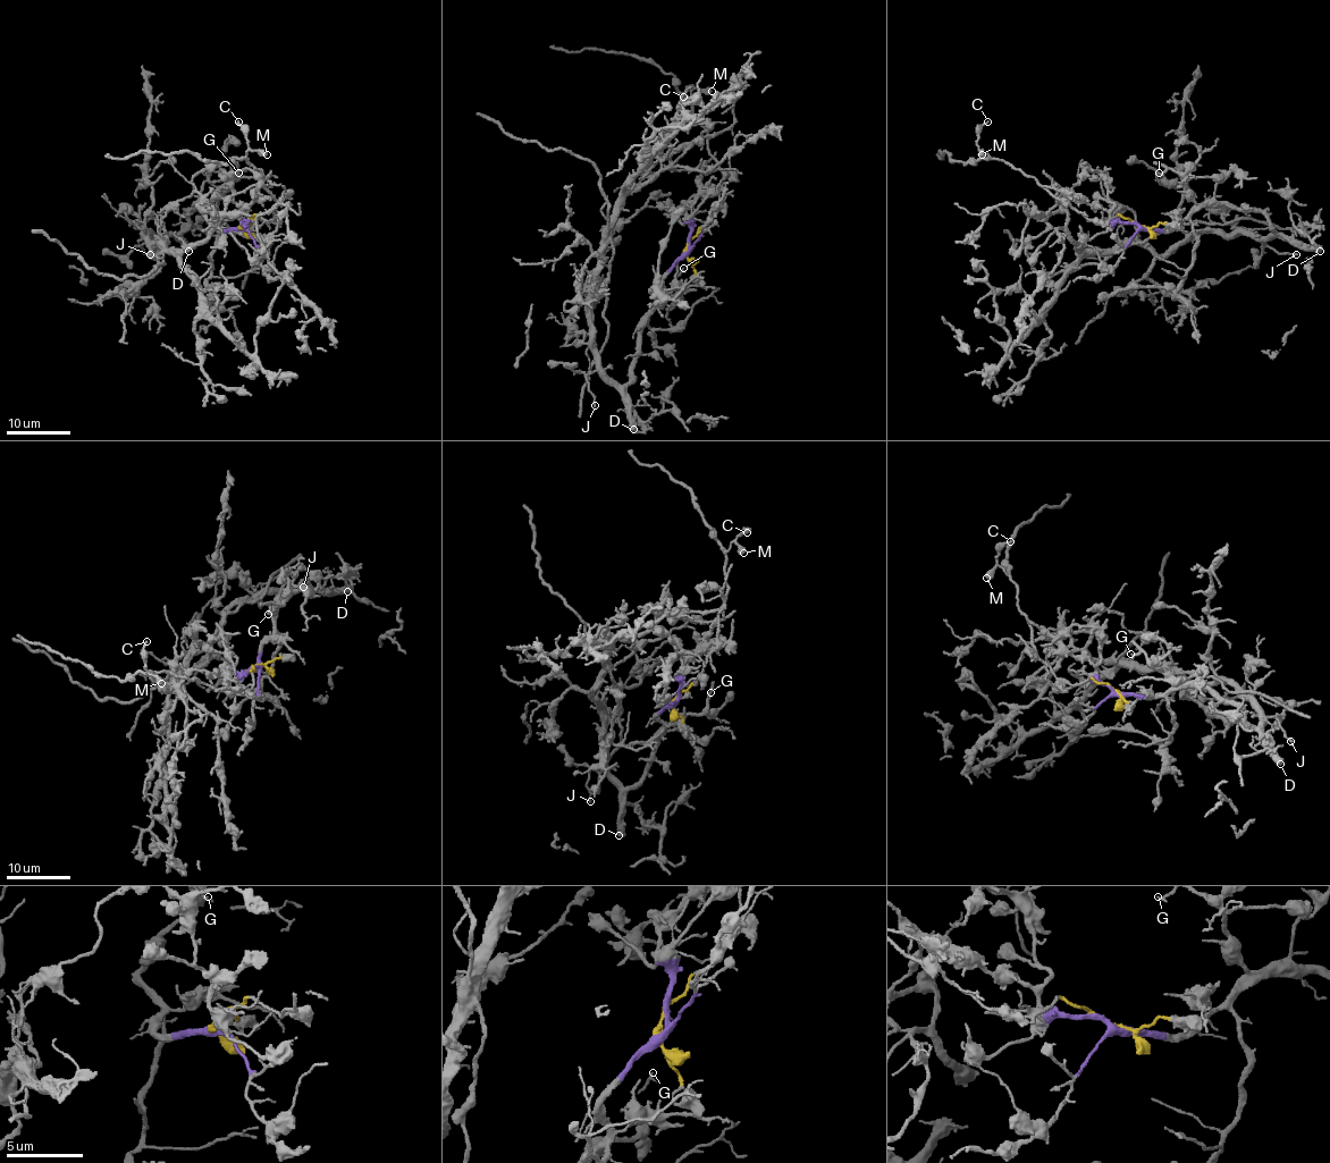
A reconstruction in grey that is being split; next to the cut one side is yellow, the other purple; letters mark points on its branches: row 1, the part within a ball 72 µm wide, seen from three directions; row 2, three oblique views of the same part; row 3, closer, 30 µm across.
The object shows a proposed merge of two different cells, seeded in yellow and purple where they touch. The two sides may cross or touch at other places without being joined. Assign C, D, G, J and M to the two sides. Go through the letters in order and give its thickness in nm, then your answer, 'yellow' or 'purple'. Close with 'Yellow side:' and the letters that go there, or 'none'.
C: 160 nm | yellow
D: 550 nm | purple
G: 190 nm | purple
J: 140 nm | purple
M: 600 nm | yellow
Yellow side: C, M

